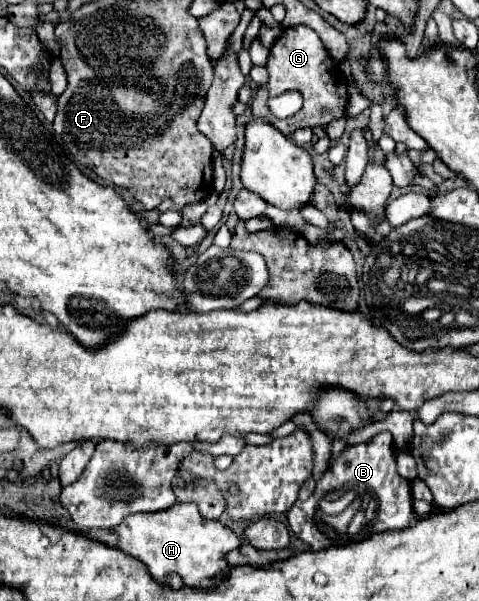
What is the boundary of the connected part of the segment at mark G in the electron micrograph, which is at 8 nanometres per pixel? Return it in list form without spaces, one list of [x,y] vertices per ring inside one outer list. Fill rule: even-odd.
[[[296,25],[296,27],[284,29],[280,33],[280,37],[274,41],[274,45],[270,47],[266,69],[268,69],[268,81],[264,85],[256,87],[254,97],[252,97],[252,113],[256,117],[264,117],[266,121],[270,121],[284,135],[290,135],[292,131],[302,129],[302,127],[324,127],[332,119],[344,117],[346,99],[348,99],[346,97],[346,79],[340,75],[336,61],[330,57],[330,53],[322,45],[322,41],[314,29],[310,29],[306,25]],[[290,89],[296,89],[302,93],[304,105],[296,115],[292,115],[288,119],[278,119],[268,109],[268,99],[274,95],[280,95],[284,91],[290,91]]]

